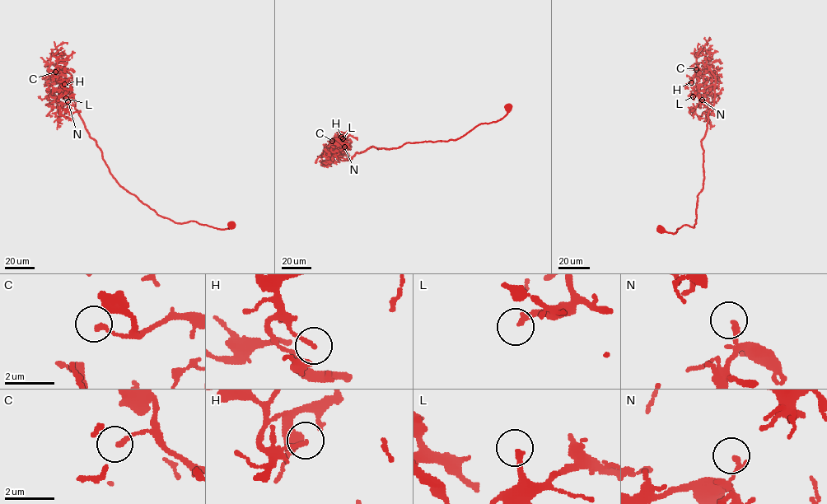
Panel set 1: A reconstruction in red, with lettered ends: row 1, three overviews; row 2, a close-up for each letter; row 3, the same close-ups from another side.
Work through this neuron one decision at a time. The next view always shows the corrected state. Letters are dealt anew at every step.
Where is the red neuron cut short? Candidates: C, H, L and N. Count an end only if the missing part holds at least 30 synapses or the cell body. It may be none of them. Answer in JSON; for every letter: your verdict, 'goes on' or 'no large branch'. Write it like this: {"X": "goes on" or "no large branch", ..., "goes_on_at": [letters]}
{"C": "no large branch", "H": "no large branch", "L": "goes on", "N": "no large branch", "goes_on_at": ["L"]}

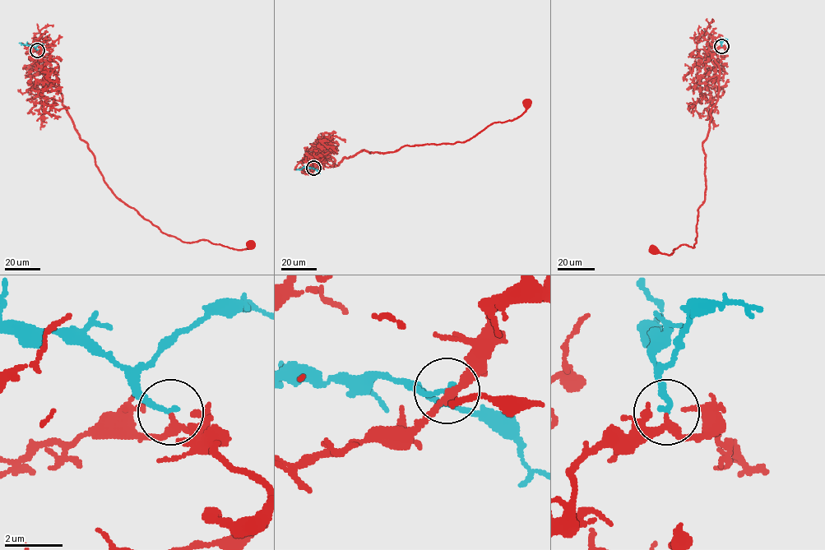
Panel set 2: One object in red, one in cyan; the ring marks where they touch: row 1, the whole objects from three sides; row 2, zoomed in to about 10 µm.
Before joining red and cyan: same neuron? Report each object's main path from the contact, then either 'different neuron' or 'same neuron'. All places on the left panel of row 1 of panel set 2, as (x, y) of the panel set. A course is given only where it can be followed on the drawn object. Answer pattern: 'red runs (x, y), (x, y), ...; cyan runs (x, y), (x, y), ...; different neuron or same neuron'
red runs (37, 50), (57, 65), (62, 104), (118, 197), (161, 232), (184, 242), (207, 240), (243, 250), (251, 245); cyan runs (37, 50), (31, 45), (19, 43); same neuron

